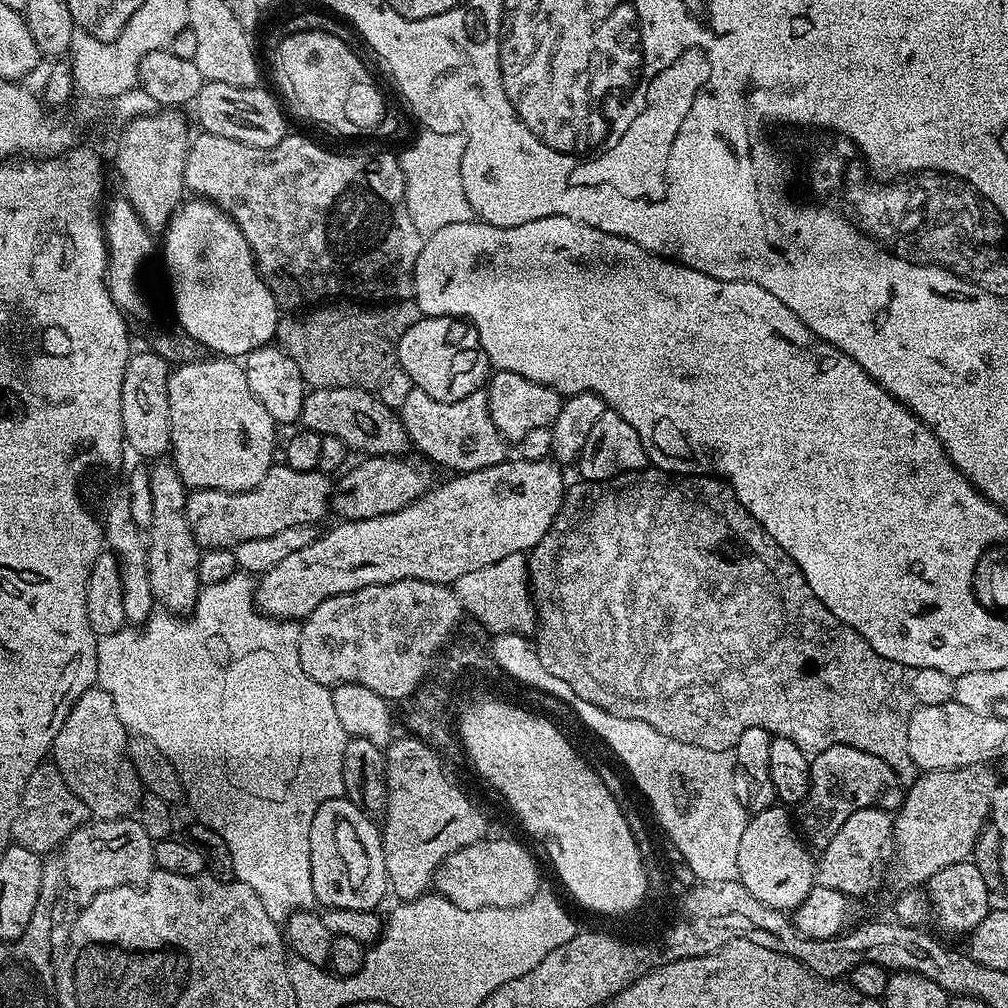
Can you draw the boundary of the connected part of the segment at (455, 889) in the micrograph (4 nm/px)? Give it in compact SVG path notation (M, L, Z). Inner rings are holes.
M485 838L447 856L436 874L434 888L459 908L523 908L537 899L540 872L535 858L518 841Z

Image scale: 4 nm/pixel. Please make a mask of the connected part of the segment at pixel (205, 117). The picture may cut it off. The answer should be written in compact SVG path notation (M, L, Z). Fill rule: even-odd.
M207 81L202 90L198 90L194 101L199 127L210 134L222 134L222 138L234 138L234 142L246 142L246 146L278 146L286 134L284 112L279 102L260 87L243 88L229 86L226 82Z

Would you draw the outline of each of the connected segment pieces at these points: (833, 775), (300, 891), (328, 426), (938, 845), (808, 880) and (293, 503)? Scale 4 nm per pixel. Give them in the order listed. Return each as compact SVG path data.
M835 744L825 752L815 753L811 765L808 793L798 805L798 828L802 836L804 831L803 839L809 849L822 850L830 846L830 838L838 834L838 826L846 822L851 812L857 812L859 808L873 807L879 801L876 799L888 788L890 773L882 758L874 758L874 754L866 754L848 744Z
M237 574L226 578L226 582L207 585L187 618L181 618L167 610L156 610L141 628L125 626L119 632L99 637L96 646L96 684L114 698L114 710L118 710L118 718L122 718L129 733L150 738L150 742L154 742L154 746L162 750L164 757L180 775L186 800L188 796L193 810L200 815L197 817L213 828L222 842L226 842L226 846L230 846L235 879L250 886L250 890L254 890L254 894L262 898L266 914L270 914L270 918L278 922L287 921L293 912L309 907L308 900L313 899L310 878L310 822L314 822L314 814L318 814L318 806L322 806L322 802L341 799L346 792L342 760L350 737L346 730L342 730L342 722L338 722L331 691L325 685L314 682L314 678L310 678L310 674L302 670L302 662L298 658L299 641L300 624L265 616L254 603L253 577Z
M314 388L305 395L299 423L321 436L342 438L353 453L370 456L404 456L410 448L403 419L366 388Z
M987 763L971 764L961 768L947 768L937 772L924 772L917 775L916 781L907 789L904 801L900 804L900 813L895 813L892 826L891 843L896 844L896 880L905 889L912 890L917 886L927 885L938 870L954 866L969 859L976 840L985 824L989 823L992 814L992 799L998 787L998 772Z
M773 806L755 813L749 819L738 842L736 875L758 902L772 908L794 910L812 889L814 860L813 857L808 857L809 849L798 839L793 821L791 824L783 811L787 812L783 807Z
M274 466L258 486L245 492L223 492L217 488L189 491L186 518L201 549L234 550L242 542L250 542L250 538L270 538L278 530L290 530L290 526L299 524L315 525L316 520L329 515L333 487L333 481L319 470L299 472L287 466Z

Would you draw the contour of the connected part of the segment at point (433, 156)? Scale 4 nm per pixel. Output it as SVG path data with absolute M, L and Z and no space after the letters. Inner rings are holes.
M421 131L421 136L405 150L399 153L400 170L404 175L404 200L408 204L408 213L417 232L431 234L450 226L454 222L466 222L473 219L472 207L466 202L462 190L462 158L466 155L465 141L461 133Z

